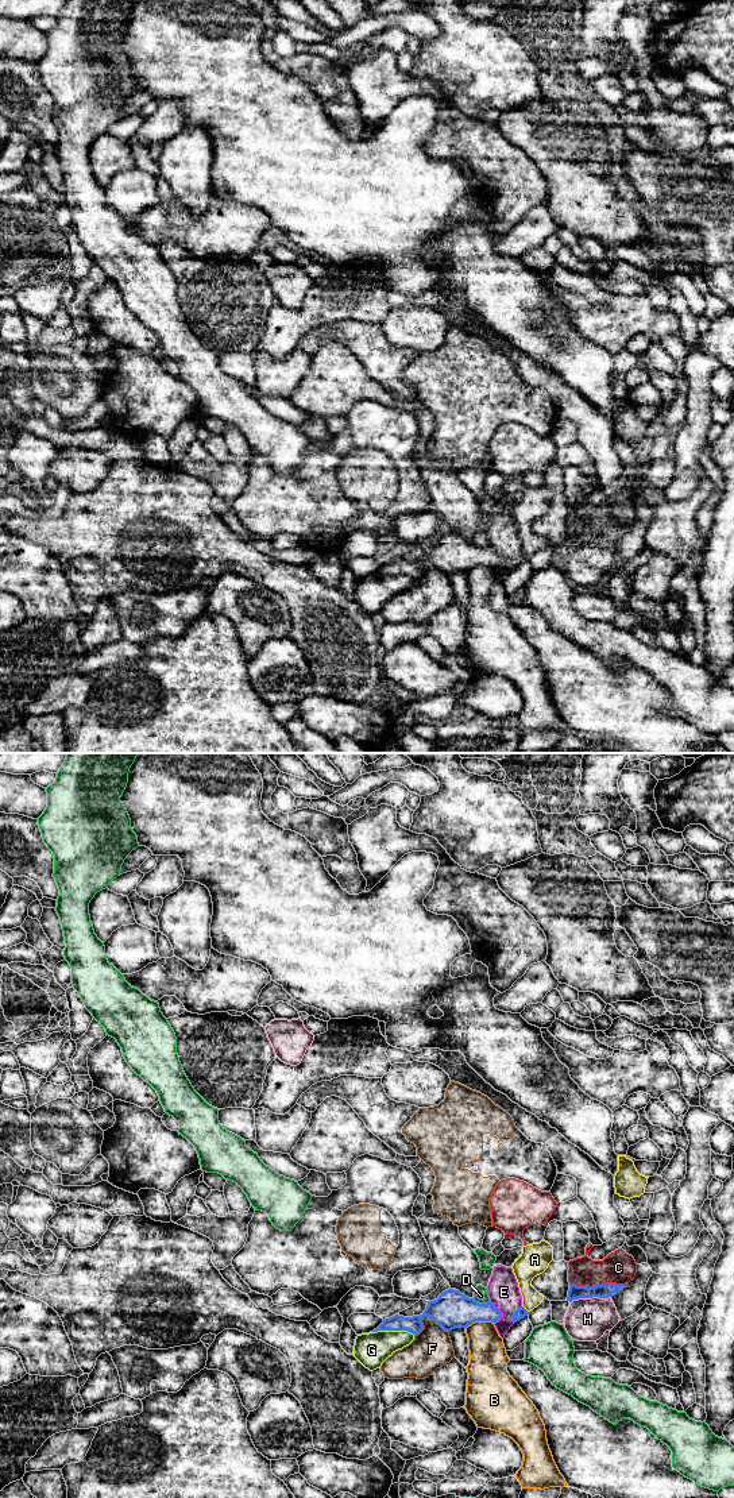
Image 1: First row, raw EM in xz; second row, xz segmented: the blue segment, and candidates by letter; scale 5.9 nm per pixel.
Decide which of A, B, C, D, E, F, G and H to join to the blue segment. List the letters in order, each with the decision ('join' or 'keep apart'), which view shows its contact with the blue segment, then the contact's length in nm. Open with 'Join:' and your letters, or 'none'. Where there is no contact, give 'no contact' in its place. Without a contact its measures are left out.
Join: none
A: keep apart | xz | 60 nm
B: keep apart | xz | 180 nm
C: keep apart | xz | 340 nm
D: keep apart | xz | 110 nm
E: keep apart | xz | 150 nm
F: keep apart | xz | 220 nm
G: keep apart | xz | 260 nm
H: keep apart | xz | 240 nm

